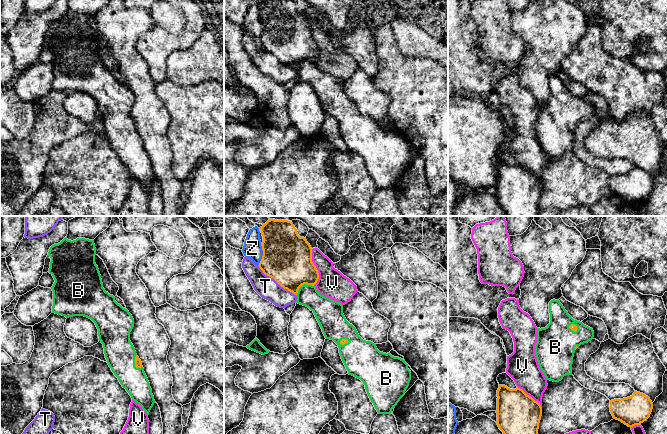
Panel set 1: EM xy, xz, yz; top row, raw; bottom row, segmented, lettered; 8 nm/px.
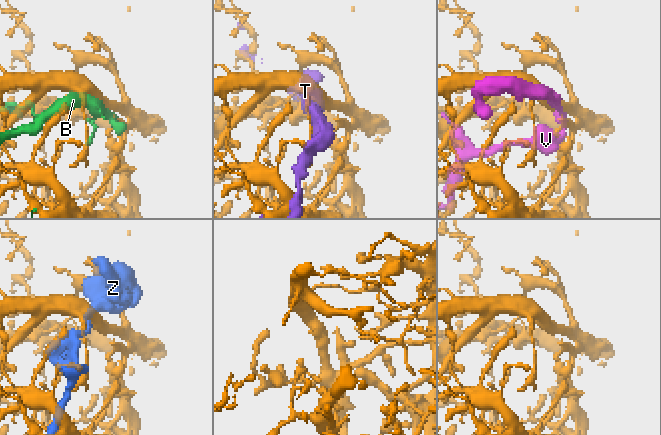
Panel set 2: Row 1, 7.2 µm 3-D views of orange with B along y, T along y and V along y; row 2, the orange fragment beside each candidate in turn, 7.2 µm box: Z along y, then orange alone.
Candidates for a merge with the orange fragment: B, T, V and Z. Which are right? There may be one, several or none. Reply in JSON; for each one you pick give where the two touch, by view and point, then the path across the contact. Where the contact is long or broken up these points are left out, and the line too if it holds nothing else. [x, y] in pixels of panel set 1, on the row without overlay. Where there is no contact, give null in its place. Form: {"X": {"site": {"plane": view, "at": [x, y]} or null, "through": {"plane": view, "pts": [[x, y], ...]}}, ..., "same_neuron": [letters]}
{"B": {"site": {"plane": "xz", "at": [302, 60]}}, "same_neuron": ["B"]}

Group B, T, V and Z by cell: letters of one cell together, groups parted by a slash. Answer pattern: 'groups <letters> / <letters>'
groups B / T / V / Z

